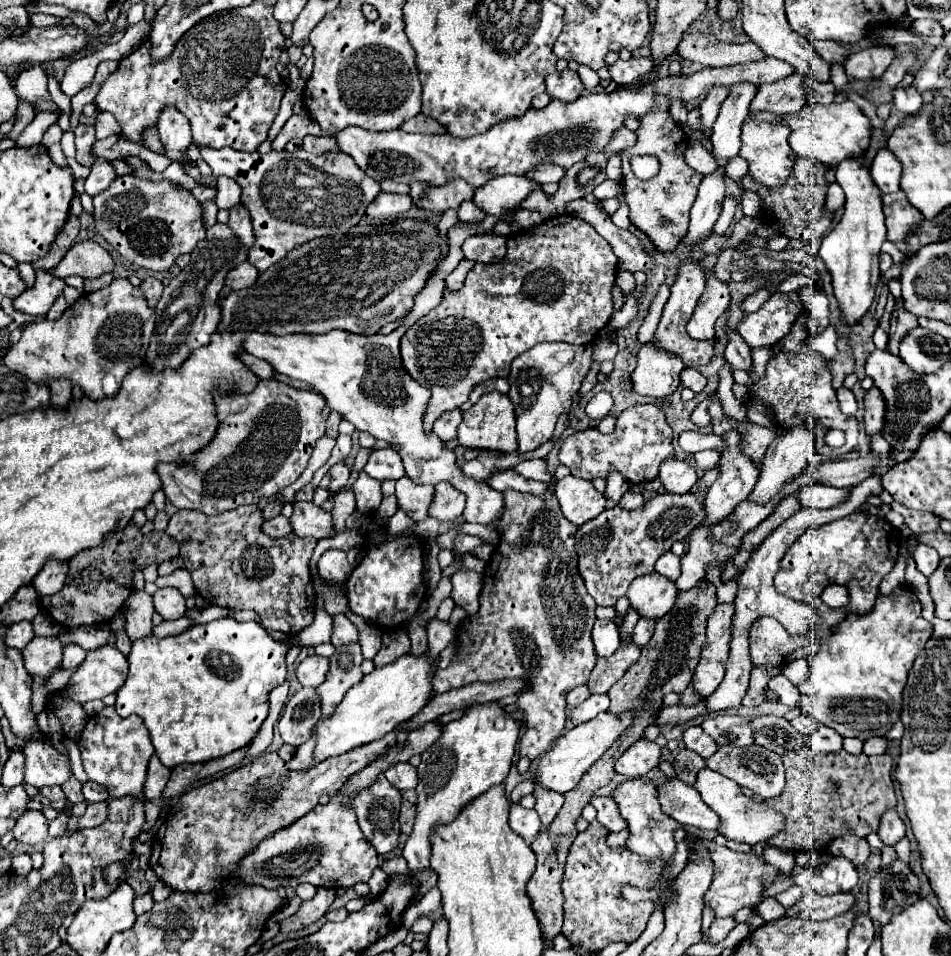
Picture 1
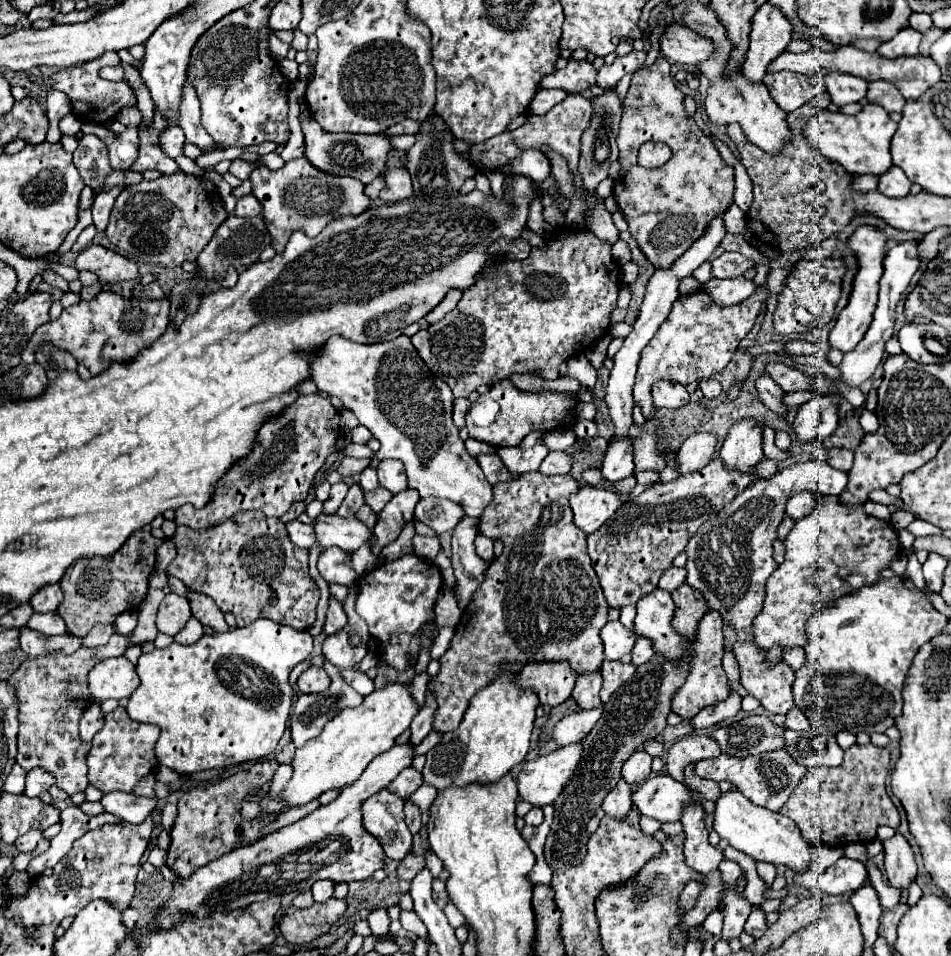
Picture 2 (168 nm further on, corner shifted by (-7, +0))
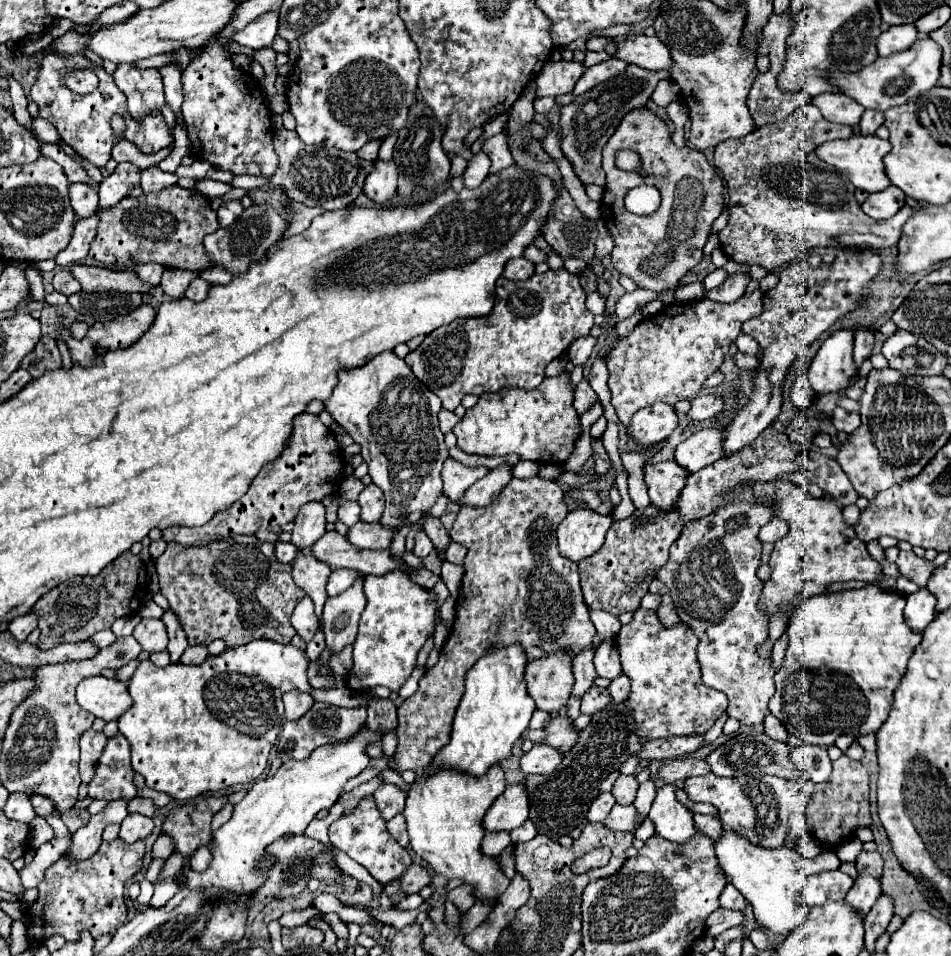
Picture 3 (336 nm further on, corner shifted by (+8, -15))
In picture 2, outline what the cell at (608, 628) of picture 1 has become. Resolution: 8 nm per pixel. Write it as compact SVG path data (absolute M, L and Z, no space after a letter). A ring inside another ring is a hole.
M607 621L601 629L601 639L605 645L605 657L607 659L621 659L625 653L629 653L635 645L635 633L627 631L621 621Z

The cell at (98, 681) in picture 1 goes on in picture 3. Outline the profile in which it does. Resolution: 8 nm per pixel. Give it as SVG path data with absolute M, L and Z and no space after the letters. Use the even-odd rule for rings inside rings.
M104 676L84 678L76 688L76 700L84 710L106 722L118 720L132 706L128 686Z

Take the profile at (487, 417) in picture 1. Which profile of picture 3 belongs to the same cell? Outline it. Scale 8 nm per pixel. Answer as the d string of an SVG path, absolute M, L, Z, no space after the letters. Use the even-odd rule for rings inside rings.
M564 370L554 378L546 378L534 390L502 388L500 392L480 396L480 402L466 412L452 432L458 438L458 448L466 454L518 454L522 460L540 464L564 464L582 432L580 418L572 402L574 388L570 384L570 374Z

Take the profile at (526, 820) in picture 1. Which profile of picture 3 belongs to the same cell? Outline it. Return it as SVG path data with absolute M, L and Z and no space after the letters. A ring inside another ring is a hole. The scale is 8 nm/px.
M526 820L520 828L514 828L514 830L510 832L510 838L512 838L514 844L518 844L518 842L528 842L528 840L532 840L536 834L538 834L538 832L536 832L534 824L532 824L530 820Z

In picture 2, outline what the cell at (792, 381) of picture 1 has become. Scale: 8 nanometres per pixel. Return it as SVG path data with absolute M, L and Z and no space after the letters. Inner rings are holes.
M769 361L767 363L767 373L773 377L773 381L783 389L783 391L813 391L815 389L815 379L807 377L799 369L781 363L781 361Z

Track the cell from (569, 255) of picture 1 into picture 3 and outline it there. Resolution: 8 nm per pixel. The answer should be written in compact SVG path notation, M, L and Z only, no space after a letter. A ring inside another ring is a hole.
M548 270L546 274L534 274L532 280L512 282L500 278L496 282L496 304L490 316L468 318L466 322L456 320L436 332L430 332L424 342L406 356L406 364L410 364L414 376L428 386L436 396L440 396L442 406L454 410L462 396L466 394L486 394L498 392L502 386L518 386L518 388L536 388L544 380L544 368L560 356L572 340L578 336L586 336L594 326L594 316L584 306L586 294L580 288L578 276L568 274L566 270Z

